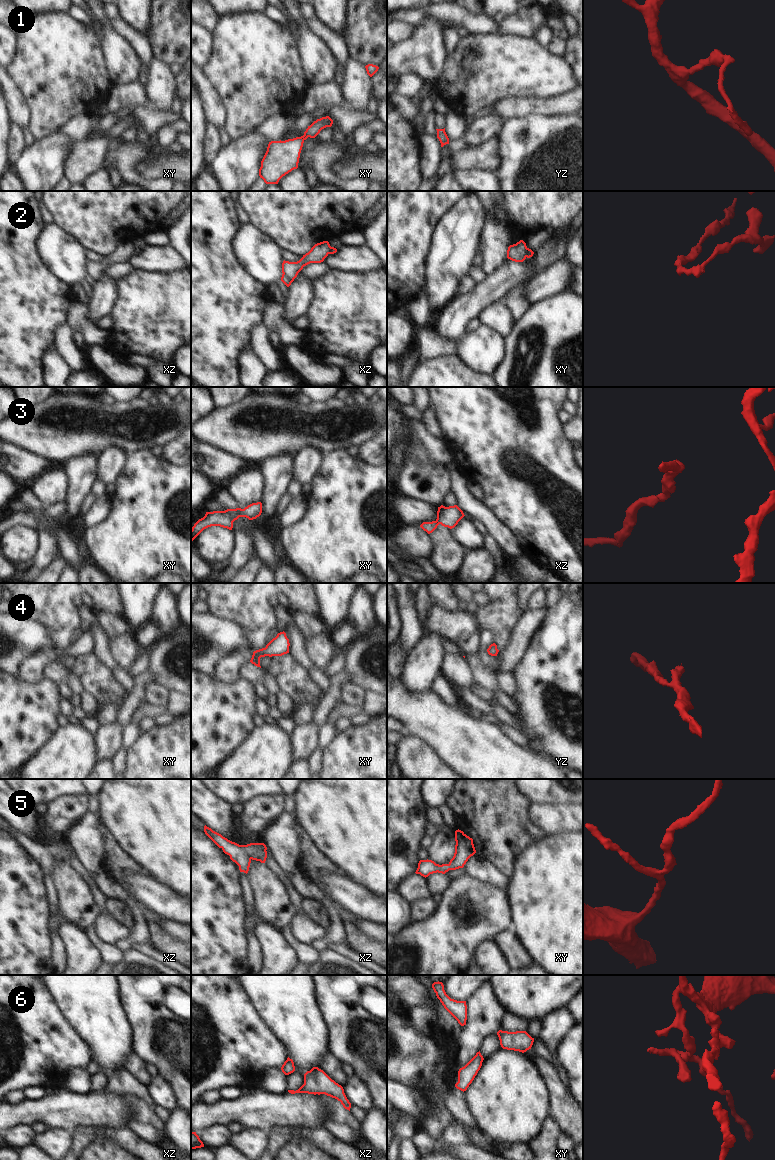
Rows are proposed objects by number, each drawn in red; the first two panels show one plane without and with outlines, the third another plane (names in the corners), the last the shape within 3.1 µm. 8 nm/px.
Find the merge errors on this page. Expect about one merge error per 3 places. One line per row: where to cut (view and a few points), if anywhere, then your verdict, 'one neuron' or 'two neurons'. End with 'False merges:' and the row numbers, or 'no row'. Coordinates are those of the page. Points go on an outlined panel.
1: no cut; one neuron
2: cut in xy along (527, 248), (525, 256); two neurons
3: no cut; one neuron
4: no cut; one neuron
5: no cut; one neuron
6: no cut; one neuron
False merges: 2

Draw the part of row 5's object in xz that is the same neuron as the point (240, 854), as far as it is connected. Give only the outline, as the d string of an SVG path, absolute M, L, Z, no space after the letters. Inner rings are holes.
M206 825L204 826L204 832L225 854L230 856L230 859L239 866L240 872L247 874L252 860L260 861L261 863L266 861L267 847L264 843L239 845Z

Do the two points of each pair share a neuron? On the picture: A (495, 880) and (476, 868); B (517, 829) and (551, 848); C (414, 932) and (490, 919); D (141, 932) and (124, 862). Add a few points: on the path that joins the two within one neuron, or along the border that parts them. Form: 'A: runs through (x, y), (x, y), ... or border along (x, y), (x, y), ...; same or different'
A: runs through (490, 875), (481, 869); same
B: border along (546, 835), (538, 841), (529, 844), (519, 854); different
C: runs through (433, 932), (453, 932), (457, 928), (471, 927); same
D: border along (117, 883), (137, 904), (144, 921); different

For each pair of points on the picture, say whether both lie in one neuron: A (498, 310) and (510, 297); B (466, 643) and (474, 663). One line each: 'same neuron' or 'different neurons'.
A: different neurons
B: different neurons

